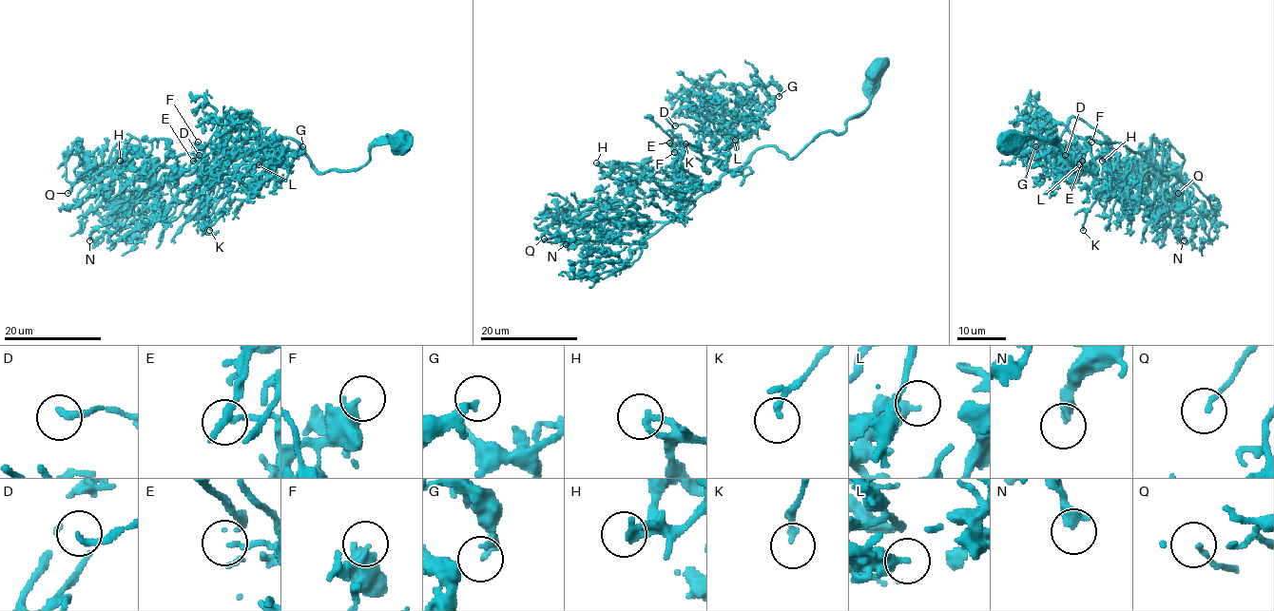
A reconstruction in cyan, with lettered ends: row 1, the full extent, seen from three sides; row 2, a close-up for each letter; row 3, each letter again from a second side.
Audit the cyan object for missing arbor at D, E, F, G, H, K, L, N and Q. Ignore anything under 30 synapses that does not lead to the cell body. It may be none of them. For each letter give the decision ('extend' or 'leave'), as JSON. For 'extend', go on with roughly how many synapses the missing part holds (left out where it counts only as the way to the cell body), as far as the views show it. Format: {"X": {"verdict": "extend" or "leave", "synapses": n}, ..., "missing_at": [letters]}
{"D": {"verdict": "leave"}, "E": {"verdict": "leave"}, "F": {"verdict": "leave"}, "G": {"verdict": "leave"}, "H": {"verdict": "leave"}, "K": {"verdict": "leave"}, "L": {"verdict": "leave"}, "N": {"verdict": "leave"}, "Q": {"verdict": "leave"}, "missing_at": []}

